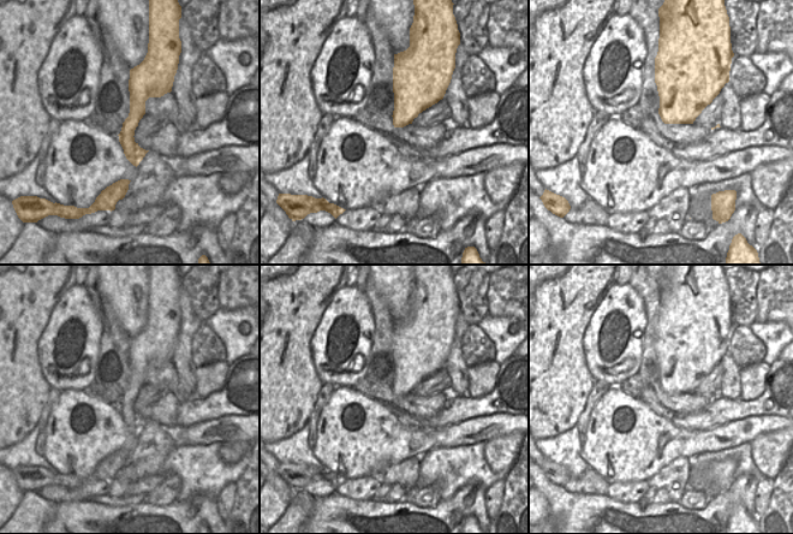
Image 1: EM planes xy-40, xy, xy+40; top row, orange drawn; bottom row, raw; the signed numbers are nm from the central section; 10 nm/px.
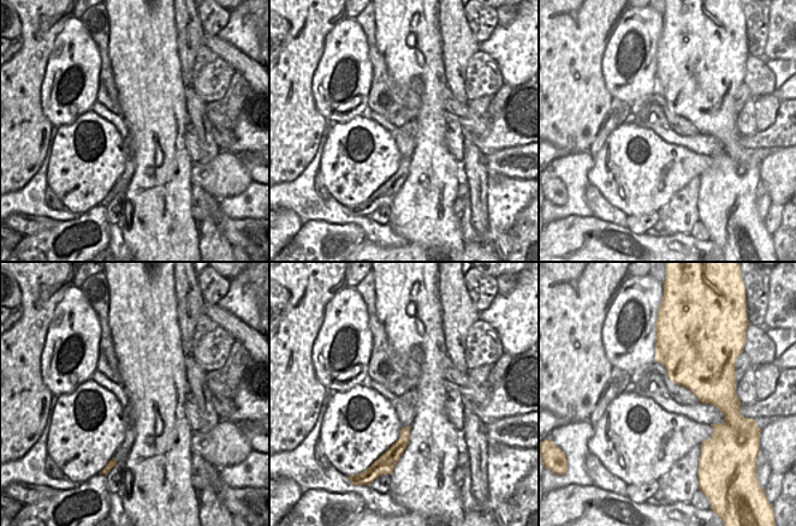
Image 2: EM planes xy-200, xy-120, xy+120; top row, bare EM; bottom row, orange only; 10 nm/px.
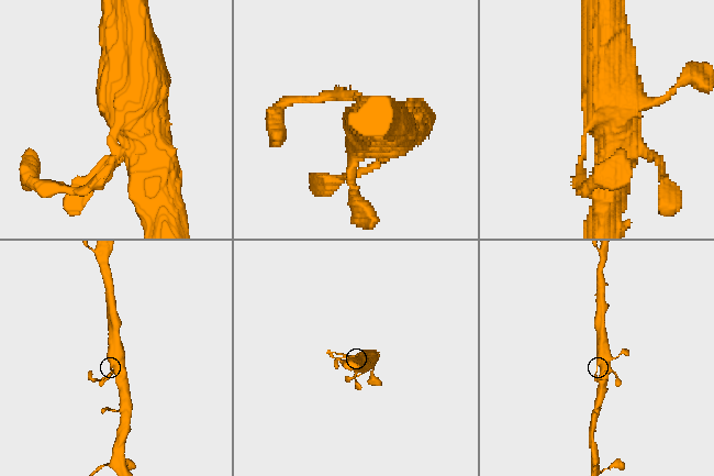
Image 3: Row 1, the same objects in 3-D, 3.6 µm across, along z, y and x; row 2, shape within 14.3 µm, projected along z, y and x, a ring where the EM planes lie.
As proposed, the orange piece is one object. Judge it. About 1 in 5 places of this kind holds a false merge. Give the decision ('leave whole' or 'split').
leave whole

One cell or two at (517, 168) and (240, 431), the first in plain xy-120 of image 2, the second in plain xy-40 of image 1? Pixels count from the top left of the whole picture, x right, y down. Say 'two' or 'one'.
one

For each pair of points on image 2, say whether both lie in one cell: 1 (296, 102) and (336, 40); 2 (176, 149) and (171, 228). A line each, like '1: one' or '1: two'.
1: two
2: one

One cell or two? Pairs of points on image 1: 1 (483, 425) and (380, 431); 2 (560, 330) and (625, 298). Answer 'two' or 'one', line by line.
1: one
2: two

